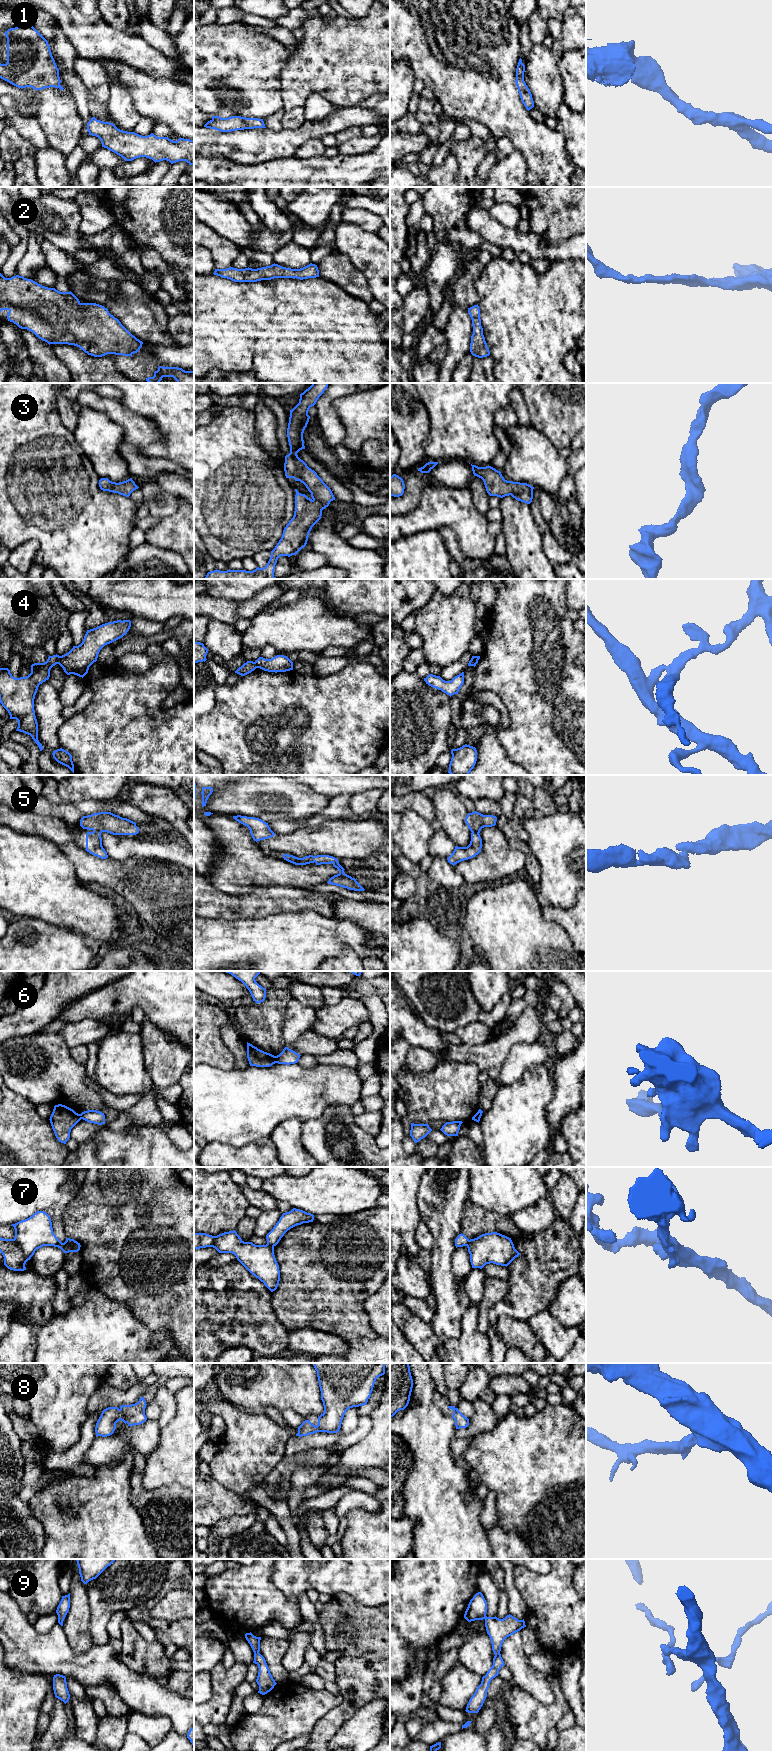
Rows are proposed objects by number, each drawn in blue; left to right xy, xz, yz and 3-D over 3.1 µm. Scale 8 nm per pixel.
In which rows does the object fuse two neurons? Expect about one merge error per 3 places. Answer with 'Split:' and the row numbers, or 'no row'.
Split: 4, 6, 7, 9

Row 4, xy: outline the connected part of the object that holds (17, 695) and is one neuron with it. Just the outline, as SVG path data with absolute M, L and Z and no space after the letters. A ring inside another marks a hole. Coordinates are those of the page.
M49 656L44 663L31 665L31 673L26 677L15 678L8 668L0 668L0 703L8 711L10 719L18 721L16 731L32 737L40 751L38 723L34 710L34 699L40 684L50 677L50 670L59 663L60 656Z

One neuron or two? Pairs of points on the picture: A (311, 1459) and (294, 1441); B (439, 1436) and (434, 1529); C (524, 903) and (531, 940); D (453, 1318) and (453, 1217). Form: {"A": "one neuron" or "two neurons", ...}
{"A": "two neurons", "B": "one neuron", "C": "one neuron", "D": "one neuron"}

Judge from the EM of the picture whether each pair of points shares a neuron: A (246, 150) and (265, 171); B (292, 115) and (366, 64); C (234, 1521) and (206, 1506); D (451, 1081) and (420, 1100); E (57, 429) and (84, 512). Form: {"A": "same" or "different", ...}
{"A": "different", "B": "different", "C": "different", "D": "same", "E": "same"}

